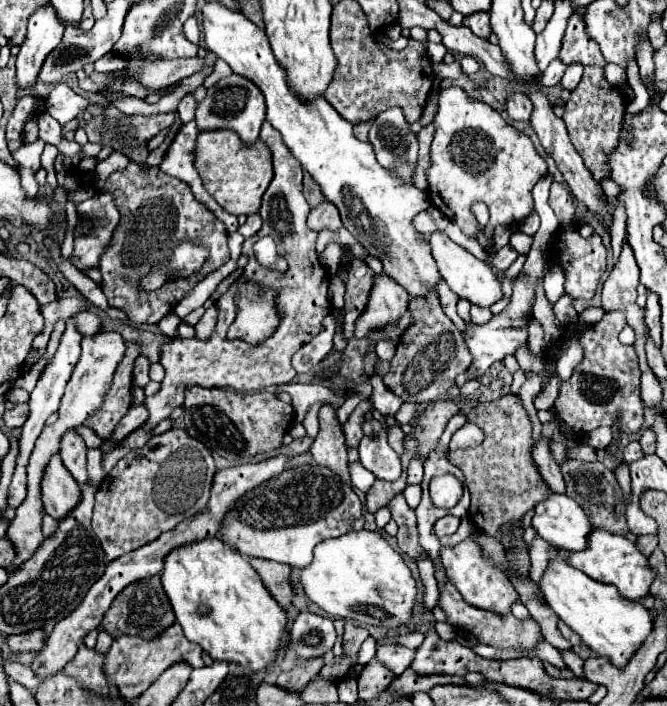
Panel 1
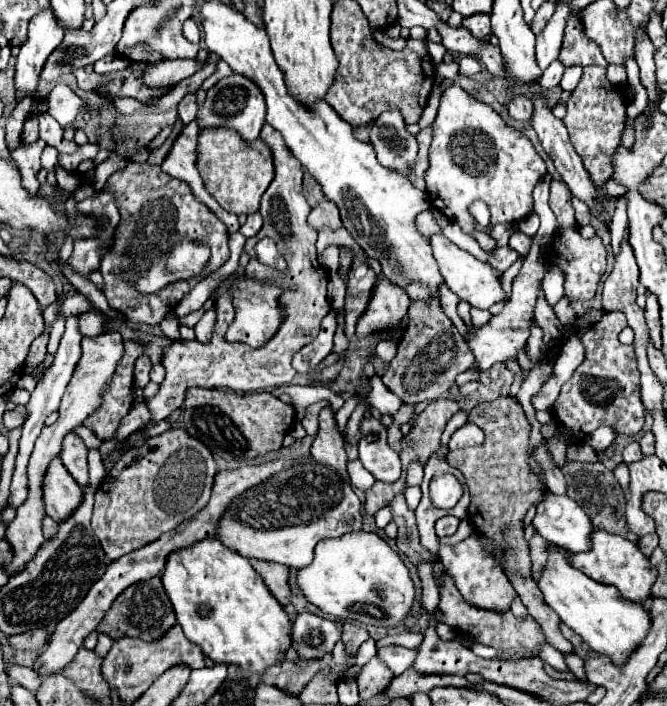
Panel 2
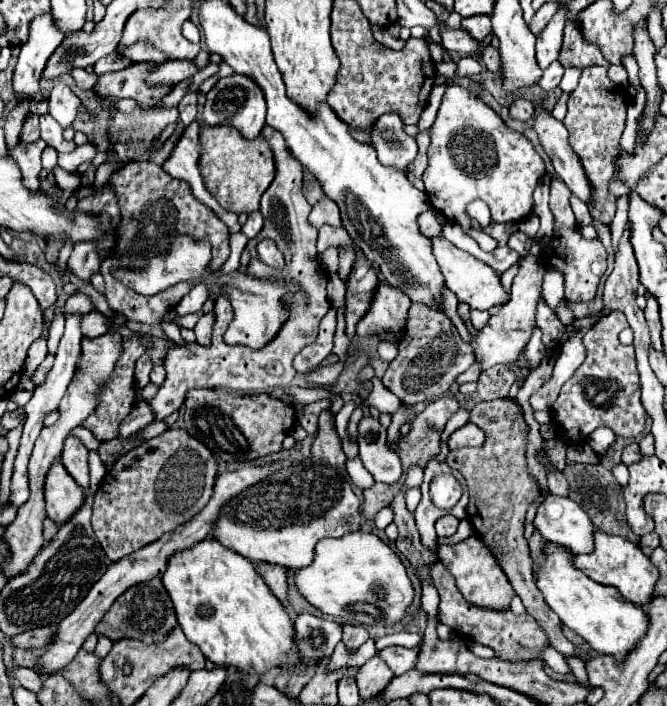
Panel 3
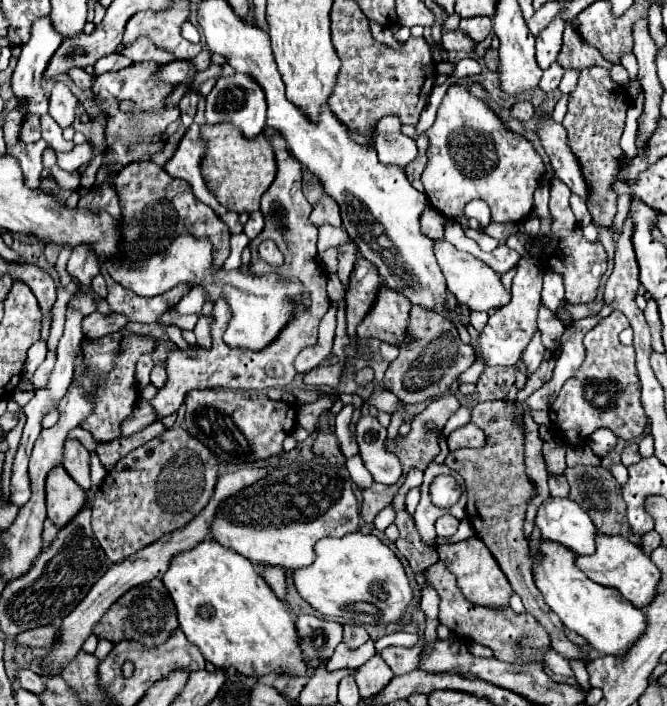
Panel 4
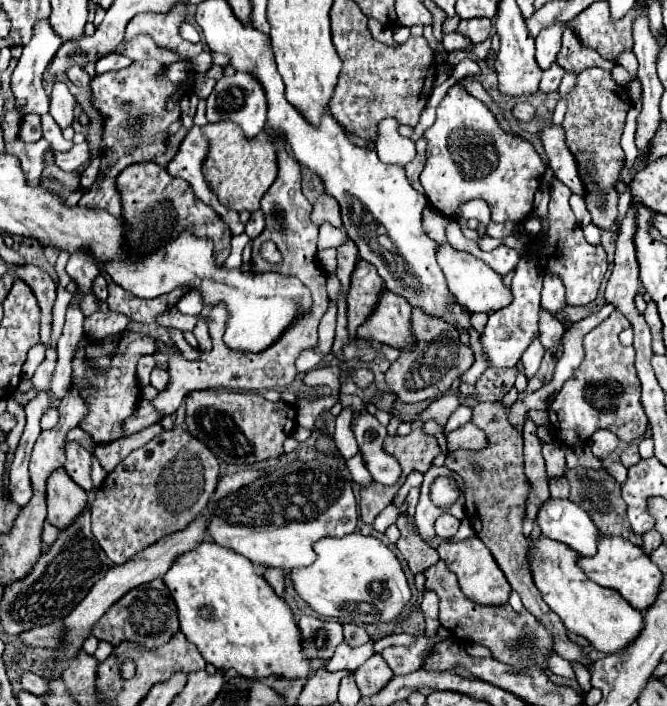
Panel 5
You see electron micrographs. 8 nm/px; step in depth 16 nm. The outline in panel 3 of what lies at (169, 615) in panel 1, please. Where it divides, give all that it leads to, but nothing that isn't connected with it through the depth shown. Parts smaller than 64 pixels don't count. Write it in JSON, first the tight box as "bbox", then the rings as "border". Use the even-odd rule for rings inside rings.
{"bbox":[94,578,178,644],"border":[[[160,578],[150,580],[148,584],[138,584],[136,588],[130,588],[120,596],[112,608],[104,614],[104,618],[98,622],[94,632],[98,636],[106,636],[112,642],[118,642],[122,638],[134,638],[142,640],[144,644],[160,644],[166,640],[166,636],[178,626],[174,604],[162,584]]]}

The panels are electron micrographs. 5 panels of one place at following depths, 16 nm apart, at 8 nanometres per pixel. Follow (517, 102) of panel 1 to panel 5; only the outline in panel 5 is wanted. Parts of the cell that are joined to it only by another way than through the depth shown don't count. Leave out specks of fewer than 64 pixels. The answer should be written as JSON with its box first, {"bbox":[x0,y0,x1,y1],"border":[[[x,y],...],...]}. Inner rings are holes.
{"bbox":[512,102,536,122],"border":[[[520,102],[514,110],[512,110],[512,116],[520,122],[532,122],[536,118],[536,108],[530,104],[530,102]]]}

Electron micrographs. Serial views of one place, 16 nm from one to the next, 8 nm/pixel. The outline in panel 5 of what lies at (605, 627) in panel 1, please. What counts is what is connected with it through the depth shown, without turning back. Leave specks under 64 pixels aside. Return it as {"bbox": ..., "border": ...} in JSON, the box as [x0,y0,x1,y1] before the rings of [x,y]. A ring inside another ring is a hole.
{"bbox":[528,536,642,654],"border":[[[540,536],[538,540],[528,538],[528,564],[534,586],[542,594],[542,600],[560,616],[570,632],[584,636],[598,652],[612,654],[628,646],[642,628],[642,612],[632,610],[632,606],[616,592],[602,588],[588,580],[588,576],[576,564],[580,554],[570,546]]]}

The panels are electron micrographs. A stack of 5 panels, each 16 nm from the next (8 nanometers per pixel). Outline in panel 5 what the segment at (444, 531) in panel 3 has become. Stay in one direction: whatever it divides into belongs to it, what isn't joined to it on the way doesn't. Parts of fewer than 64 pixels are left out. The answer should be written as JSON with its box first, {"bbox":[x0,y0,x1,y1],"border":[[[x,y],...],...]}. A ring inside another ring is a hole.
{"bbox":[434,514,460,540],"border":[[[442,514],[436,522],[434,522],[434,530],[436,530],[436,536],[440,536],[442,540],[450,540],[456,532],[458,532],[458,526],[460,526],[460,520],[450,516],[450,514]]]}

